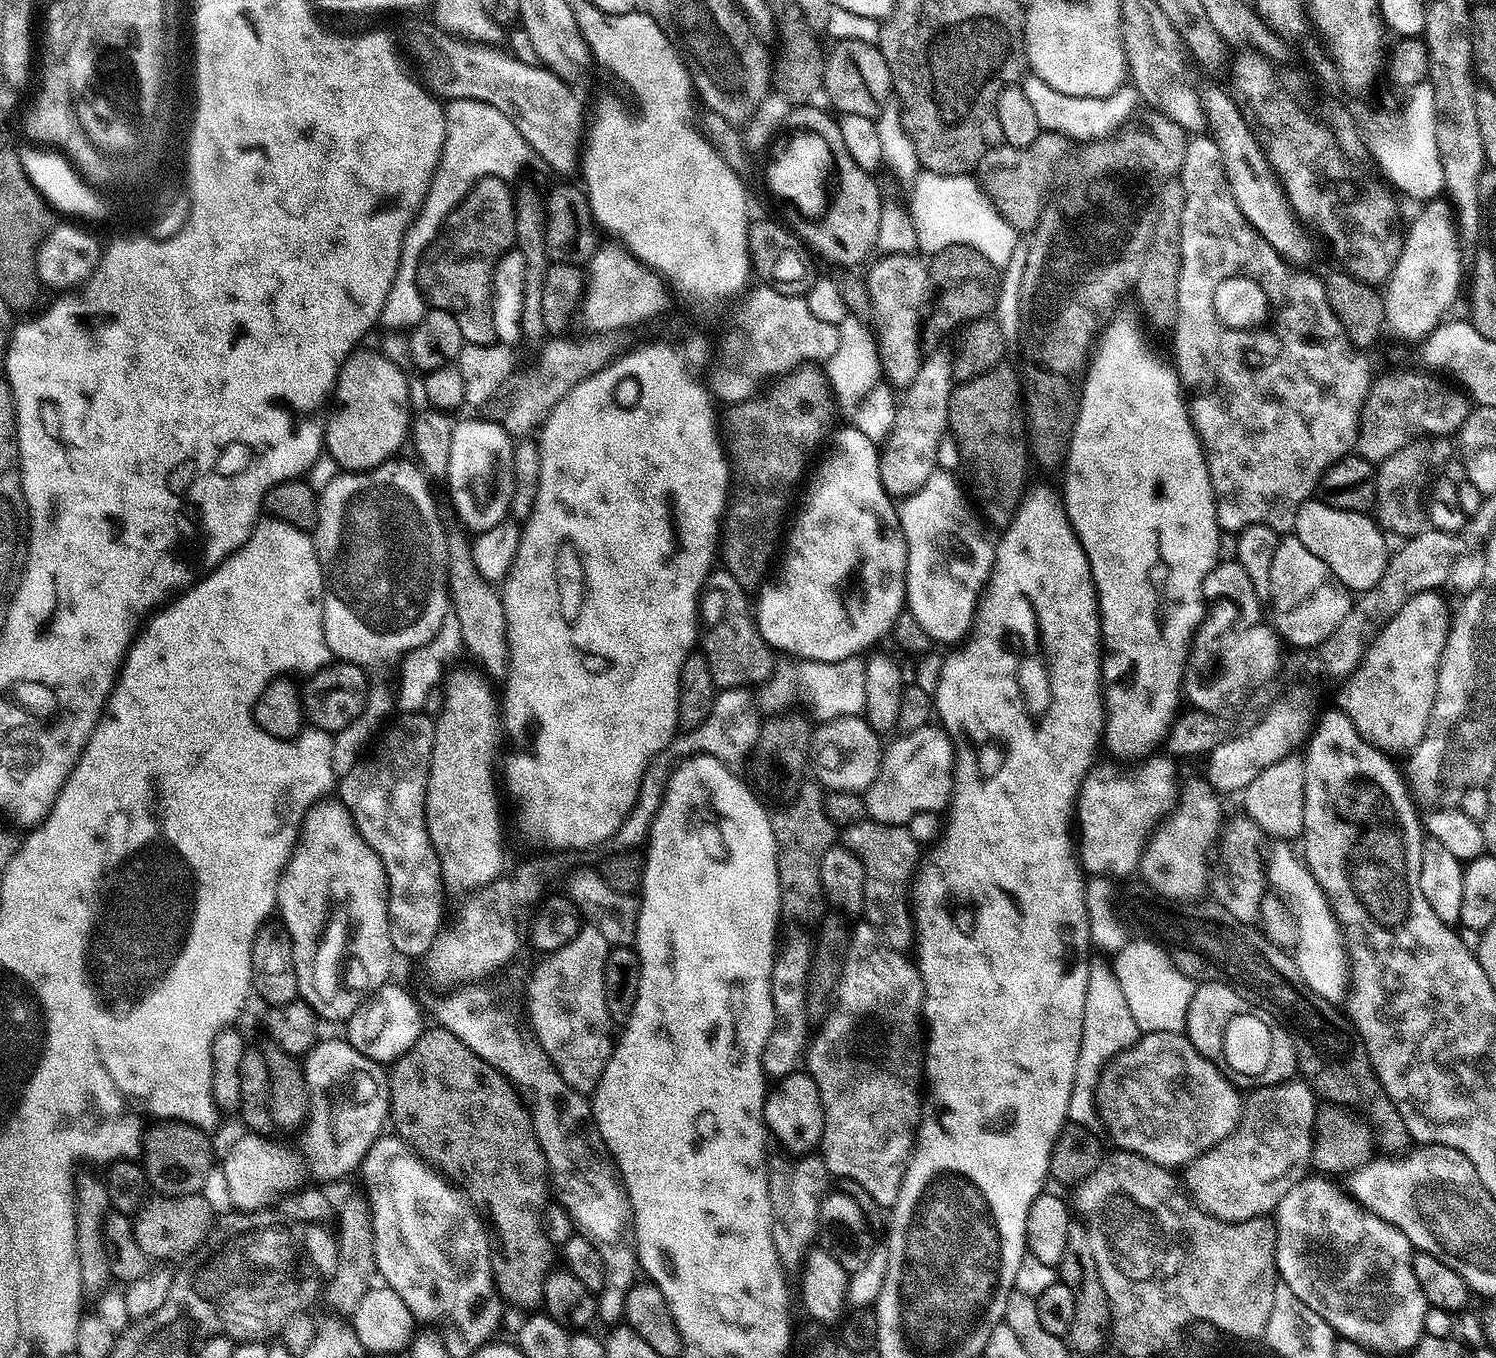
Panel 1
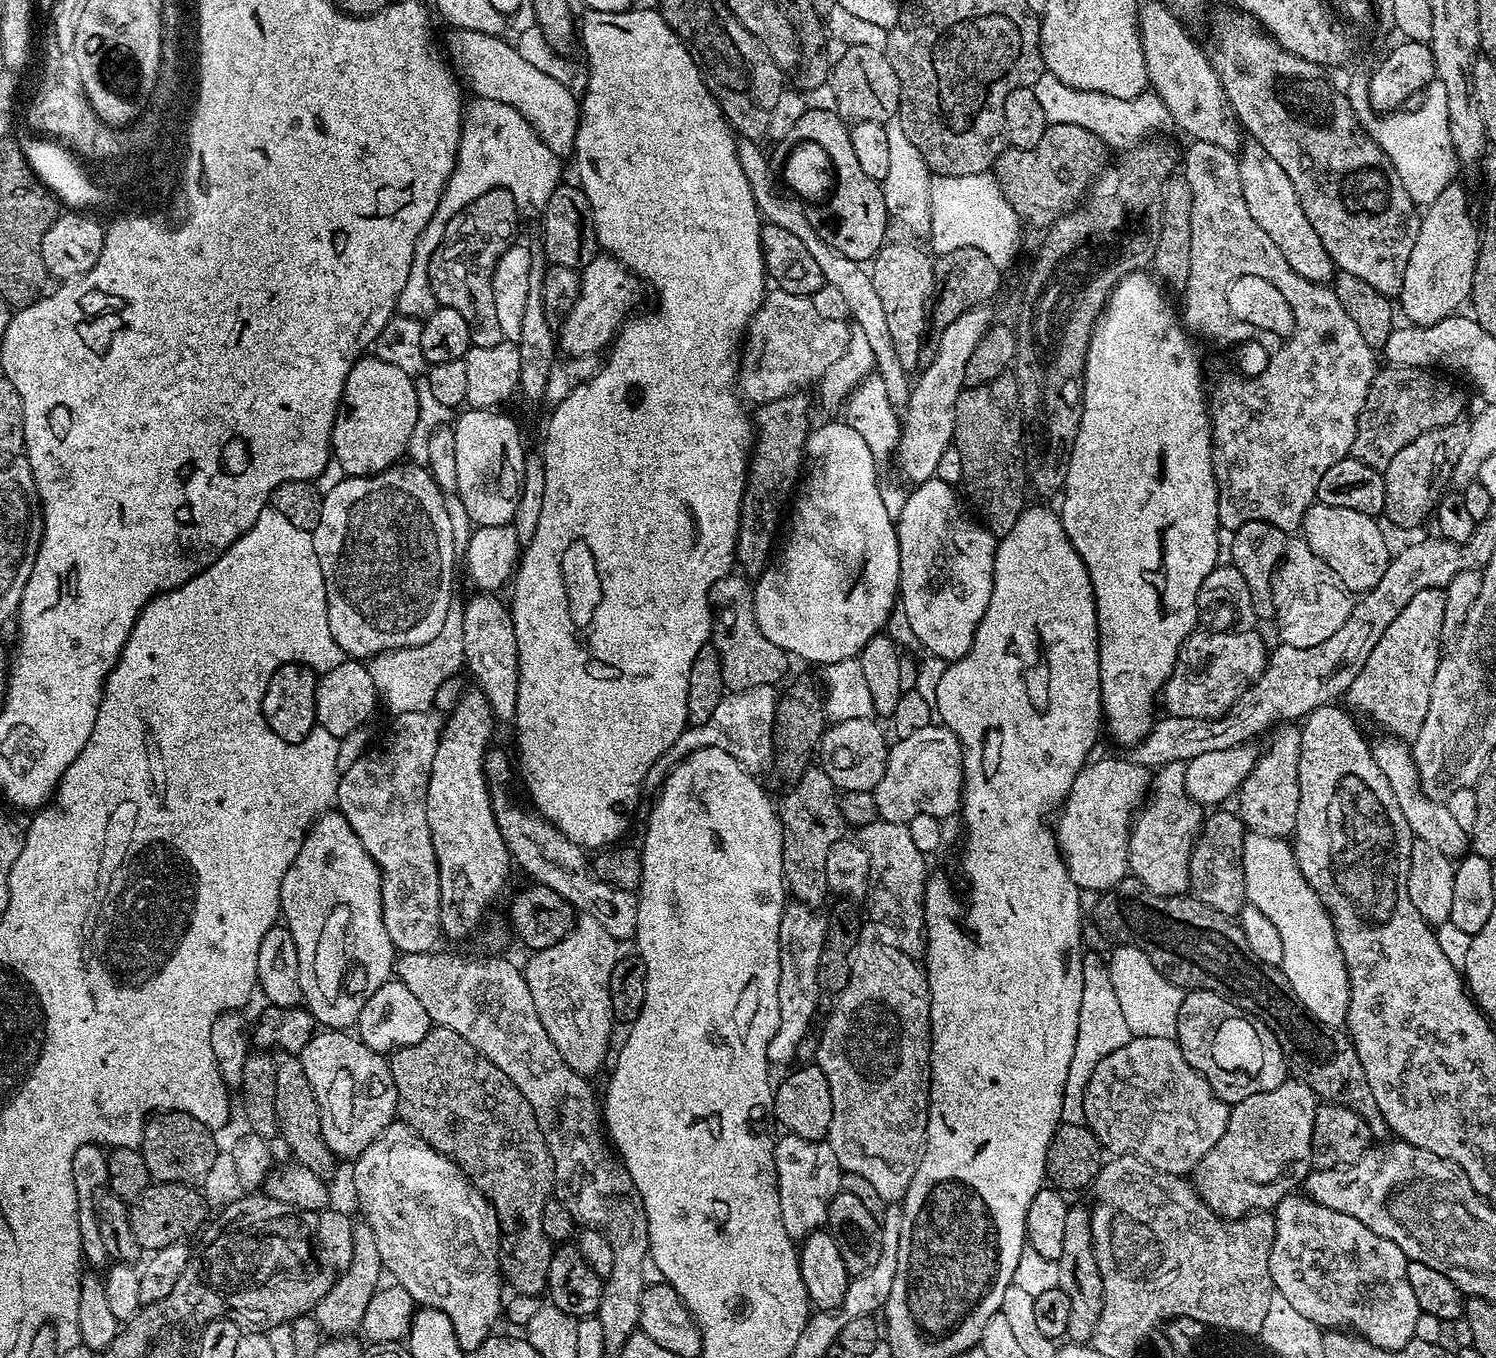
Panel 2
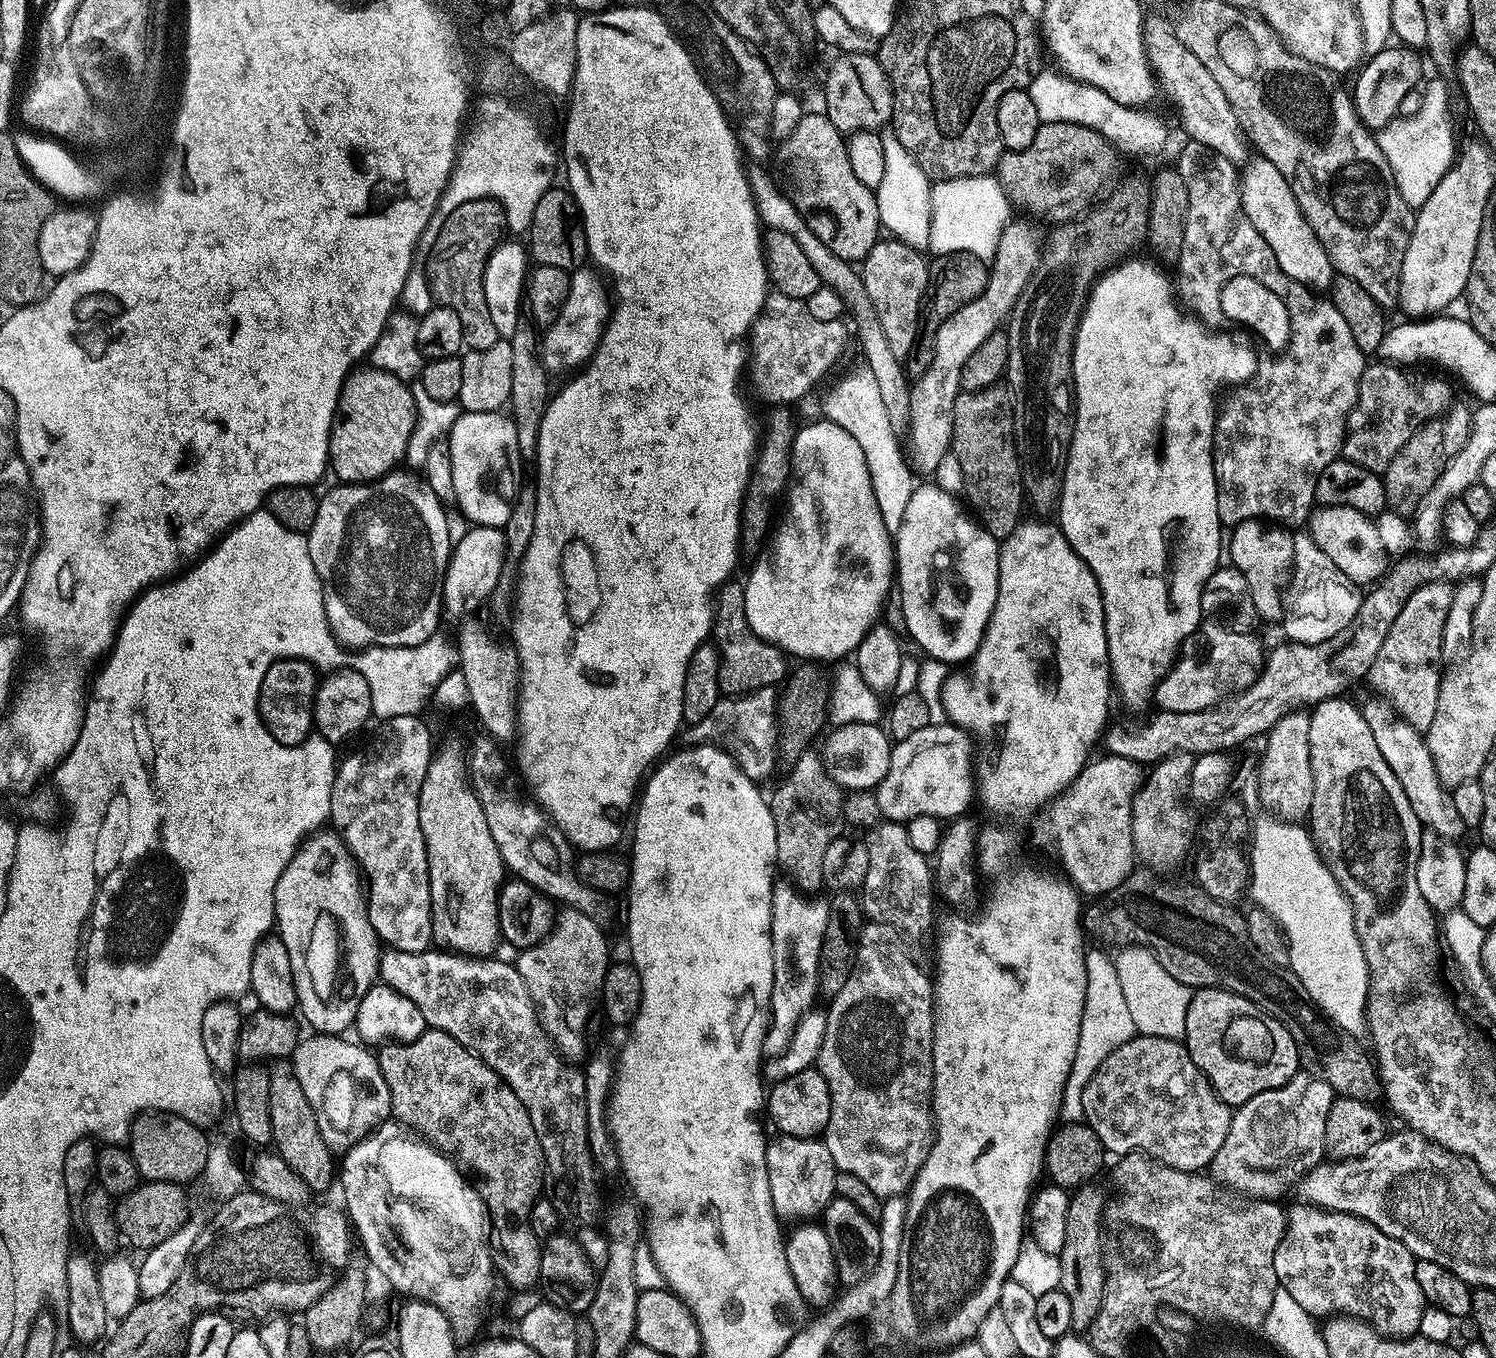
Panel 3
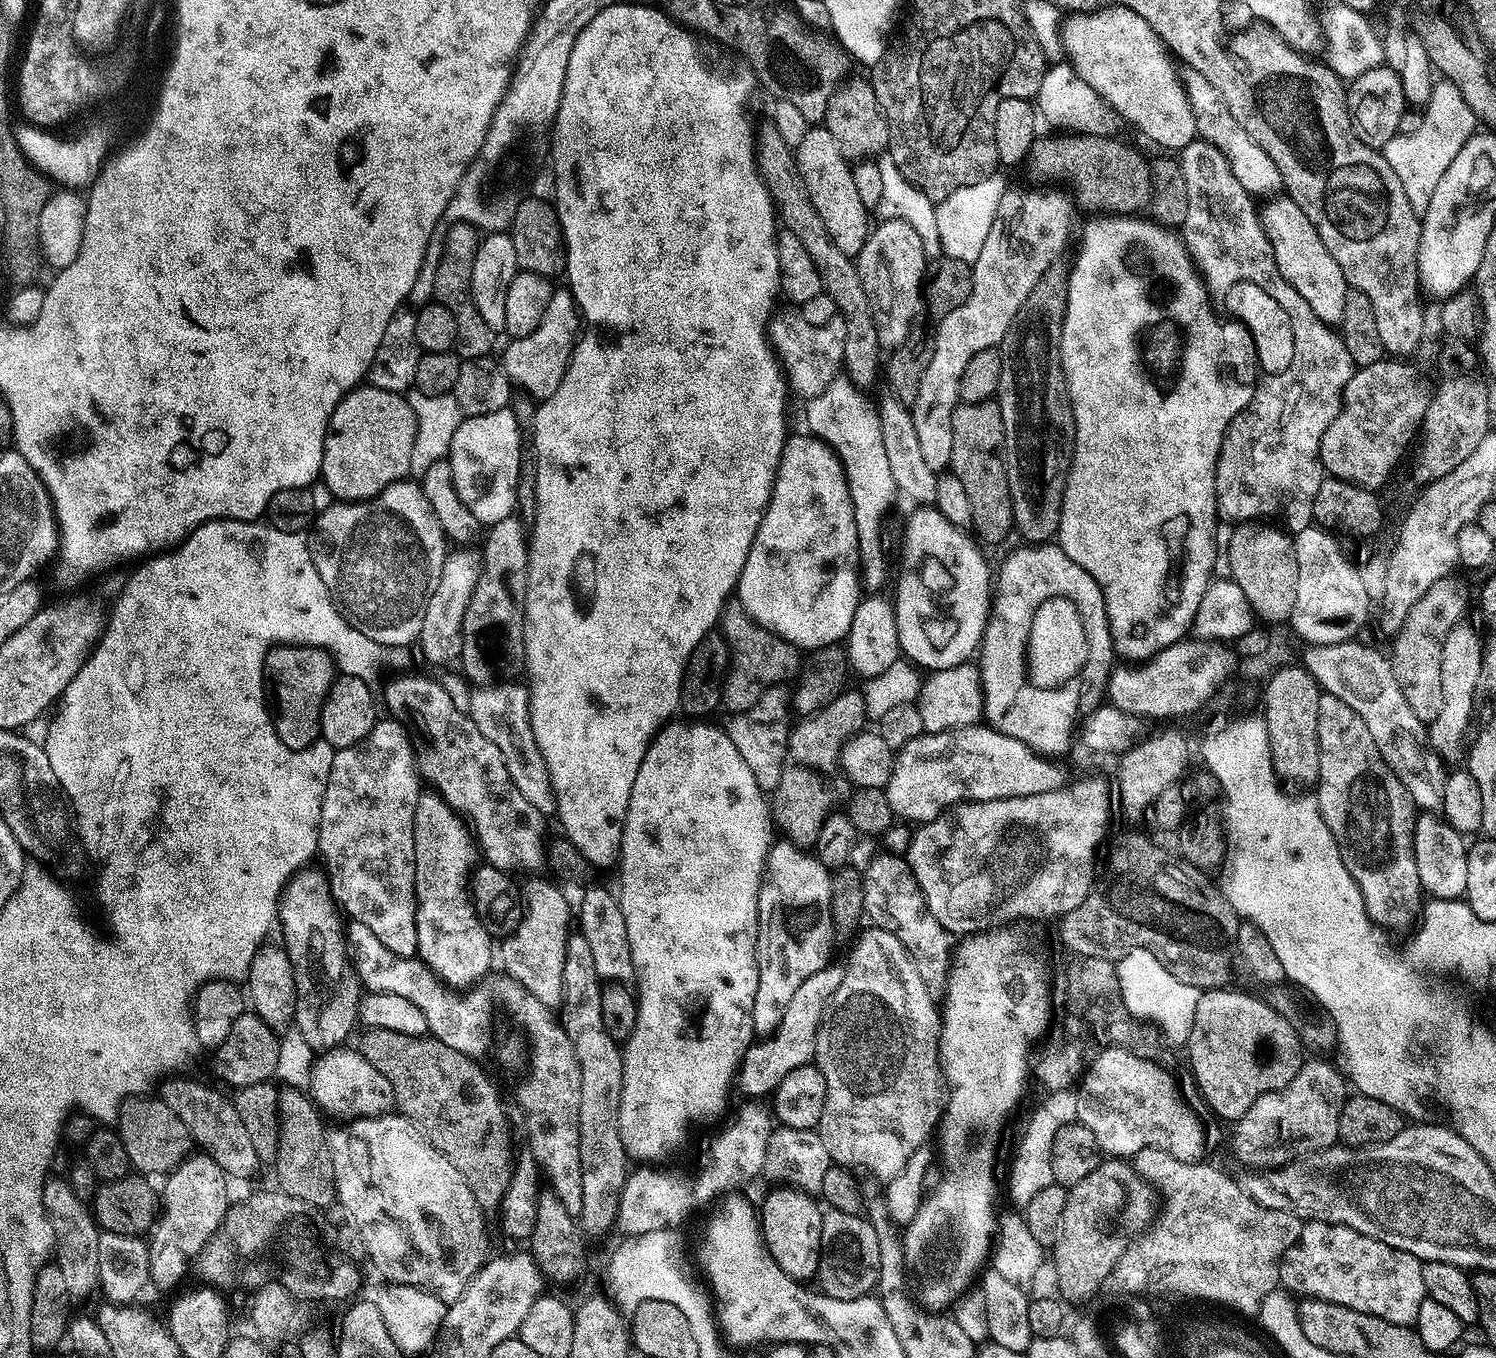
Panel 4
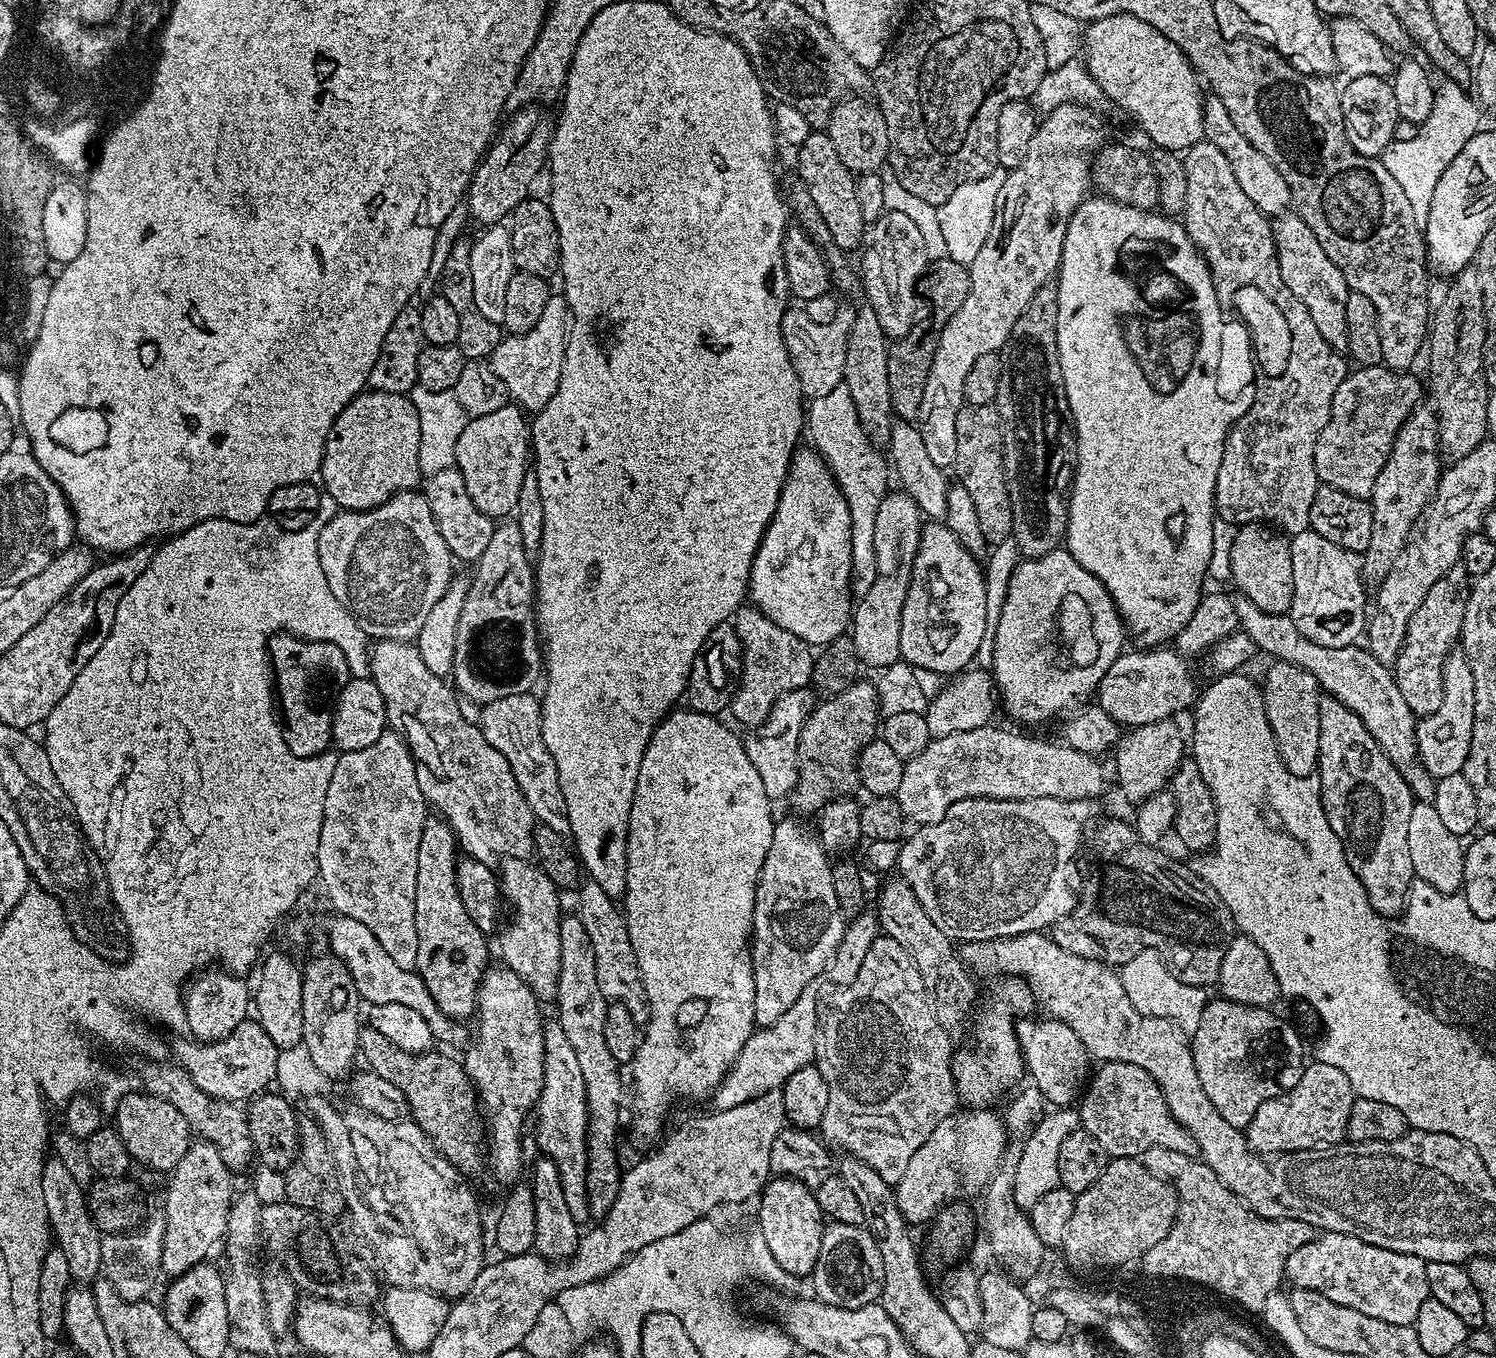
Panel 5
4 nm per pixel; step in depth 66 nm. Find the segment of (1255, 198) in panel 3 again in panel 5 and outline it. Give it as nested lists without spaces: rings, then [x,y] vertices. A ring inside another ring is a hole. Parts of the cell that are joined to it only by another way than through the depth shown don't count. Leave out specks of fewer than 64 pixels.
[[[1295,211],[1280,213],[1271,221],[1272,240],[1276,243],[1278,266],[1281,267],[1282,280],[1293,291],[1295,298],[1306,306],[1310,318],[1314,318],[1314,326],[1318,326],[1318,334],[1330,342],[1337,350],[1348,347],[1346,338],[1346,298],[1349,294],[1346,278],[1342,278],[1342,270],[1330,262],[1326,250],[1314,238],[1314,230],[1302,222]]]

